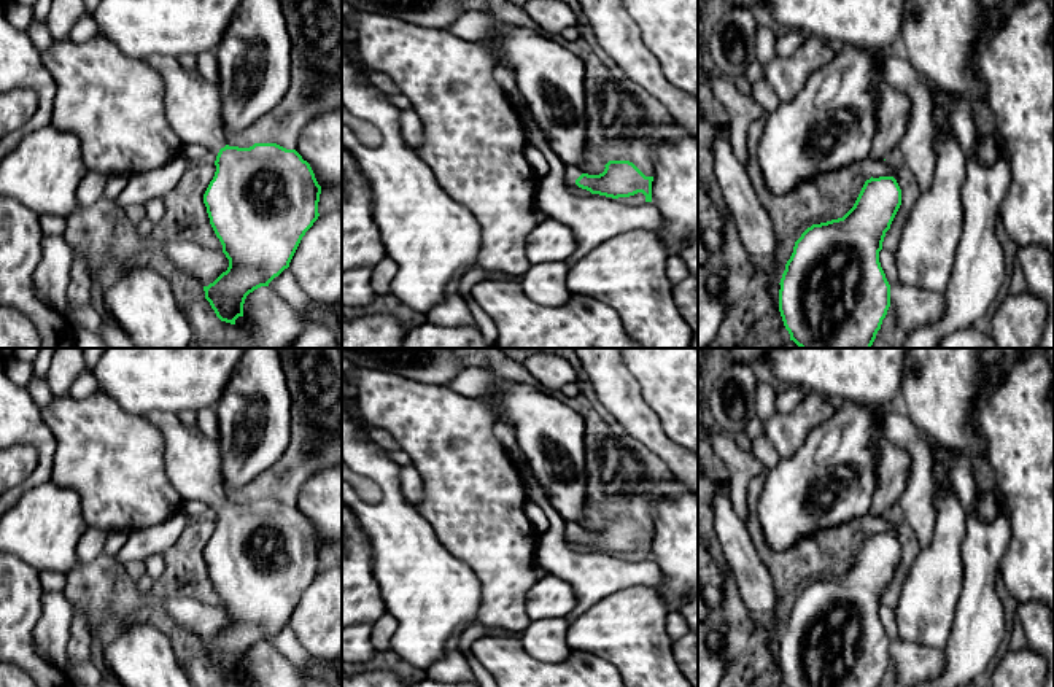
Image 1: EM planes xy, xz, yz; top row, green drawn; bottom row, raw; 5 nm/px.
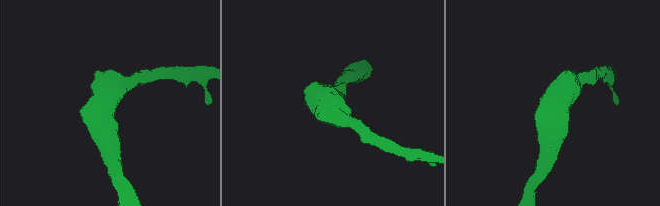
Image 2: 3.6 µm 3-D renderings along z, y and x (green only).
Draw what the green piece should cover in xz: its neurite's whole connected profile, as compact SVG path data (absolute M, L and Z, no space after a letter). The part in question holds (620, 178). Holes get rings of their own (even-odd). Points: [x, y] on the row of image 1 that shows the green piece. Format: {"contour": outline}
{"contour": "M609 161L599 175L583 173L580 167L564 165L563 183L577 184L591 194L599 194L612 199L630 197L637 192L645 196L645 202L652 202L653 177L645 177L630 161Z"}

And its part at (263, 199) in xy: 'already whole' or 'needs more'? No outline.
needs more

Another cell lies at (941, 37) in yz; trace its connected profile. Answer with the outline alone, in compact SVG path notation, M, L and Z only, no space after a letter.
M908 0L905 40L908 60L941 92L975 105L975 156L990 165L997 159L997 121L984 80L973 72L987 17L981 0Z

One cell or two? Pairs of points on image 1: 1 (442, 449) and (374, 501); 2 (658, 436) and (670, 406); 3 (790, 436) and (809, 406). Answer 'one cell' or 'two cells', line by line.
1: two cells
2: two cells
3: one cell

